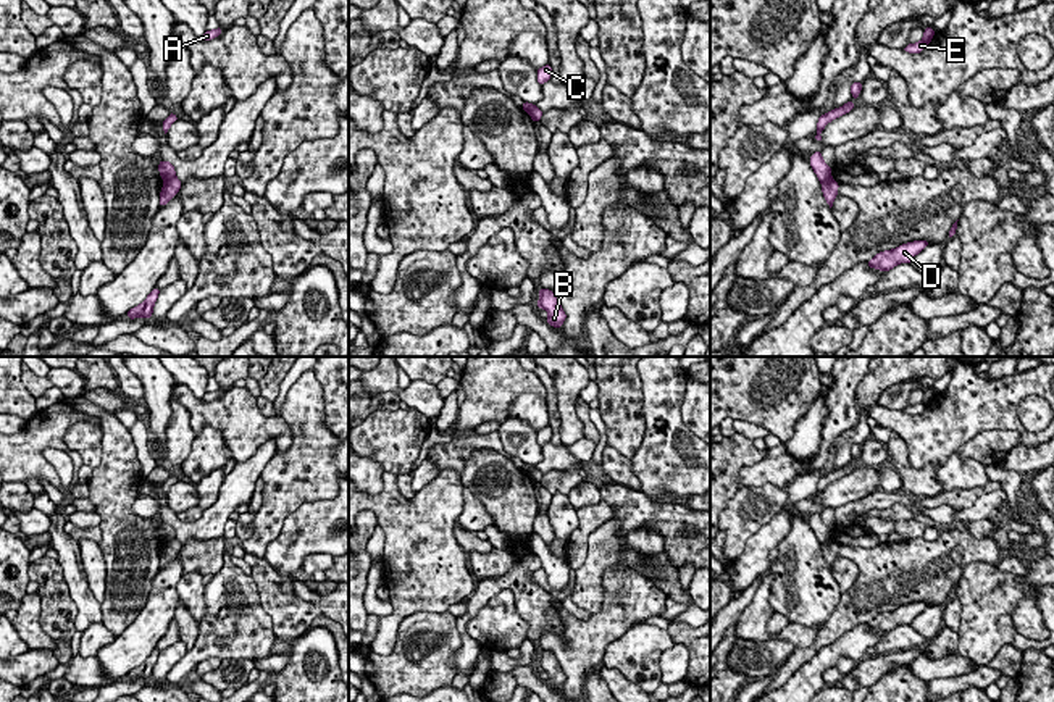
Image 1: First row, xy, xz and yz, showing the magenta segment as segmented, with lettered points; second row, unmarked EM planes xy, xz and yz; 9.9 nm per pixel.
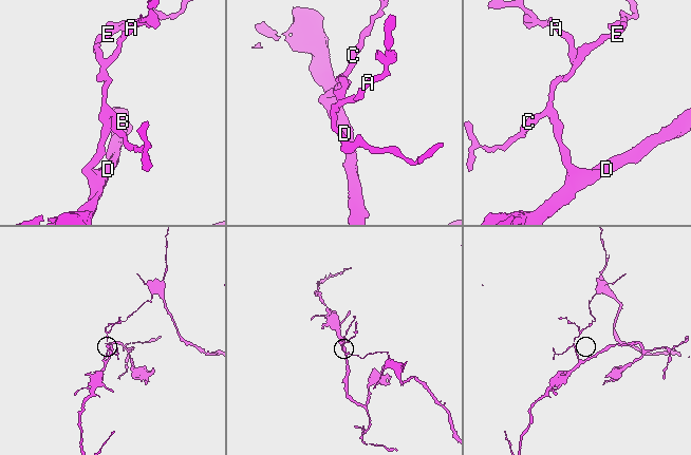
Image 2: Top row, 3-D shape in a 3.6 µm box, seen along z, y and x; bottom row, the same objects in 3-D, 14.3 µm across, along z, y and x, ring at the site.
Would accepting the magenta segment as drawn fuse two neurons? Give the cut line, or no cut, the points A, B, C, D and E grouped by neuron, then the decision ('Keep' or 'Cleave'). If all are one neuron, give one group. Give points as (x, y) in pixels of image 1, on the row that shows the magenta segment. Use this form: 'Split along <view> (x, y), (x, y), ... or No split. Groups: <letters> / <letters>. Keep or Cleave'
Split along xy (175, 175), (165, 183). Groups: A C E / B D. Cleave

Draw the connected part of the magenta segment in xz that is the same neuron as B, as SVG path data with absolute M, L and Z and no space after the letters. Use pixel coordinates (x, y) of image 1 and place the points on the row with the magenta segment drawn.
M549 289L539 290L537 308L544 308L549 313L549 318L546 321L550 326L562 328L567 315L552 290L549 290Z

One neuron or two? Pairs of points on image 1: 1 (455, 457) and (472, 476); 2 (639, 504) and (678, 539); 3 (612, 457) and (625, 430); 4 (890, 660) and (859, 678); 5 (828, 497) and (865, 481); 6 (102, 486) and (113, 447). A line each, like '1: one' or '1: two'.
1: two
2: one
3: two
4: one
5: one
6: one

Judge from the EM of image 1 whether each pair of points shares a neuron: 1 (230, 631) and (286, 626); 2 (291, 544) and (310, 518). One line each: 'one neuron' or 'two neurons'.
1: two neurons
2: one neuron

